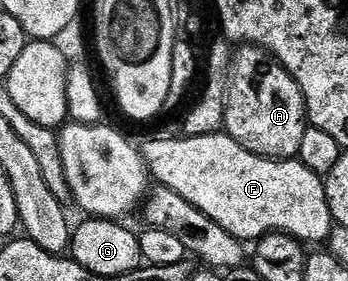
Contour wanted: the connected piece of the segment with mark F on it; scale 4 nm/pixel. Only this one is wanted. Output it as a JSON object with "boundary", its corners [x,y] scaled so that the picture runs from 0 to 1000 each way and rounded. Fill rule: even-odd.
{"boundary":[[[647,466],[572,488],[509,484],[466,488],[457,502],[431,502],[420,520],[405,520],[402,541],[420,569],[428,626],[440,641],[445,630],[454,641],[445,648],[463,669],[506,680],[517,708],[540,708],[552,737],[586,751],[598,779],[632,794],[644,822],[655,822],[687,858],[730,865],[744,843],[790,822],[830,829],[871,865],[925,858],[945,836],[954,776],[937,705],[934,641],[897,612],[865,566],[750,559],[678,509],[678,495],[667,495]]]}

